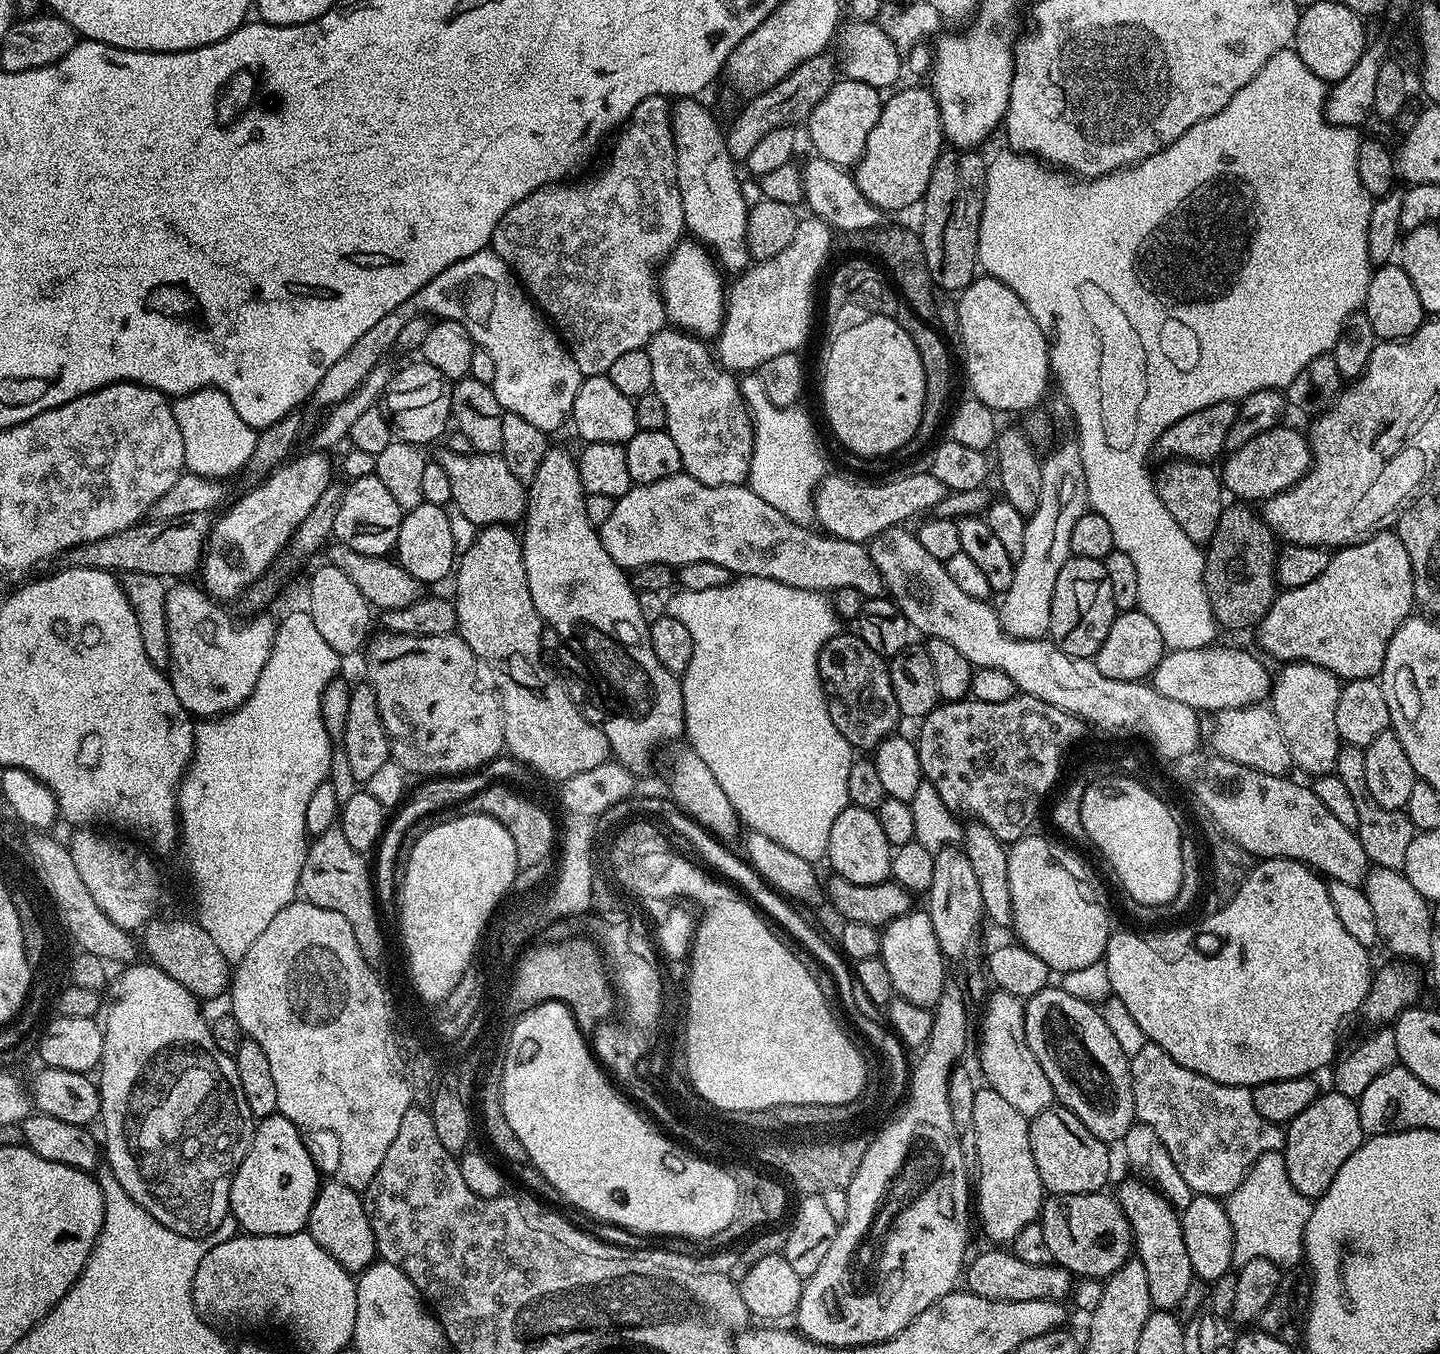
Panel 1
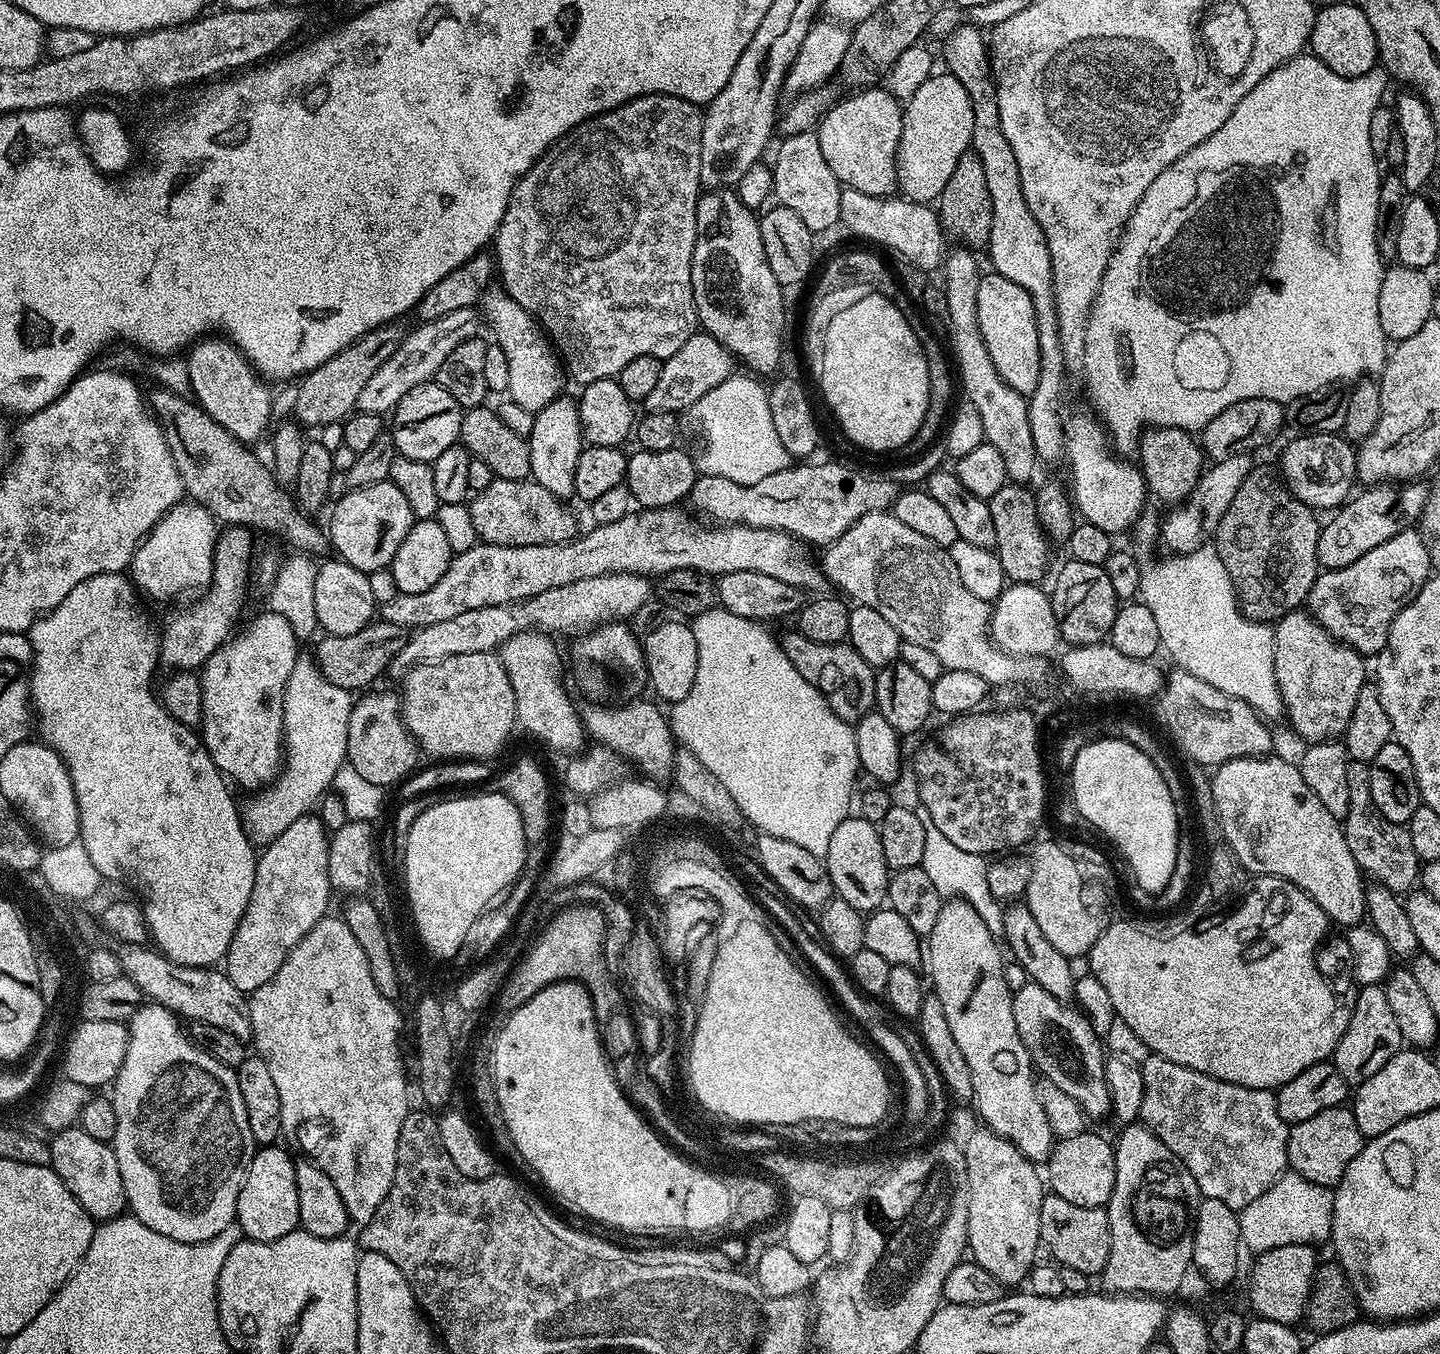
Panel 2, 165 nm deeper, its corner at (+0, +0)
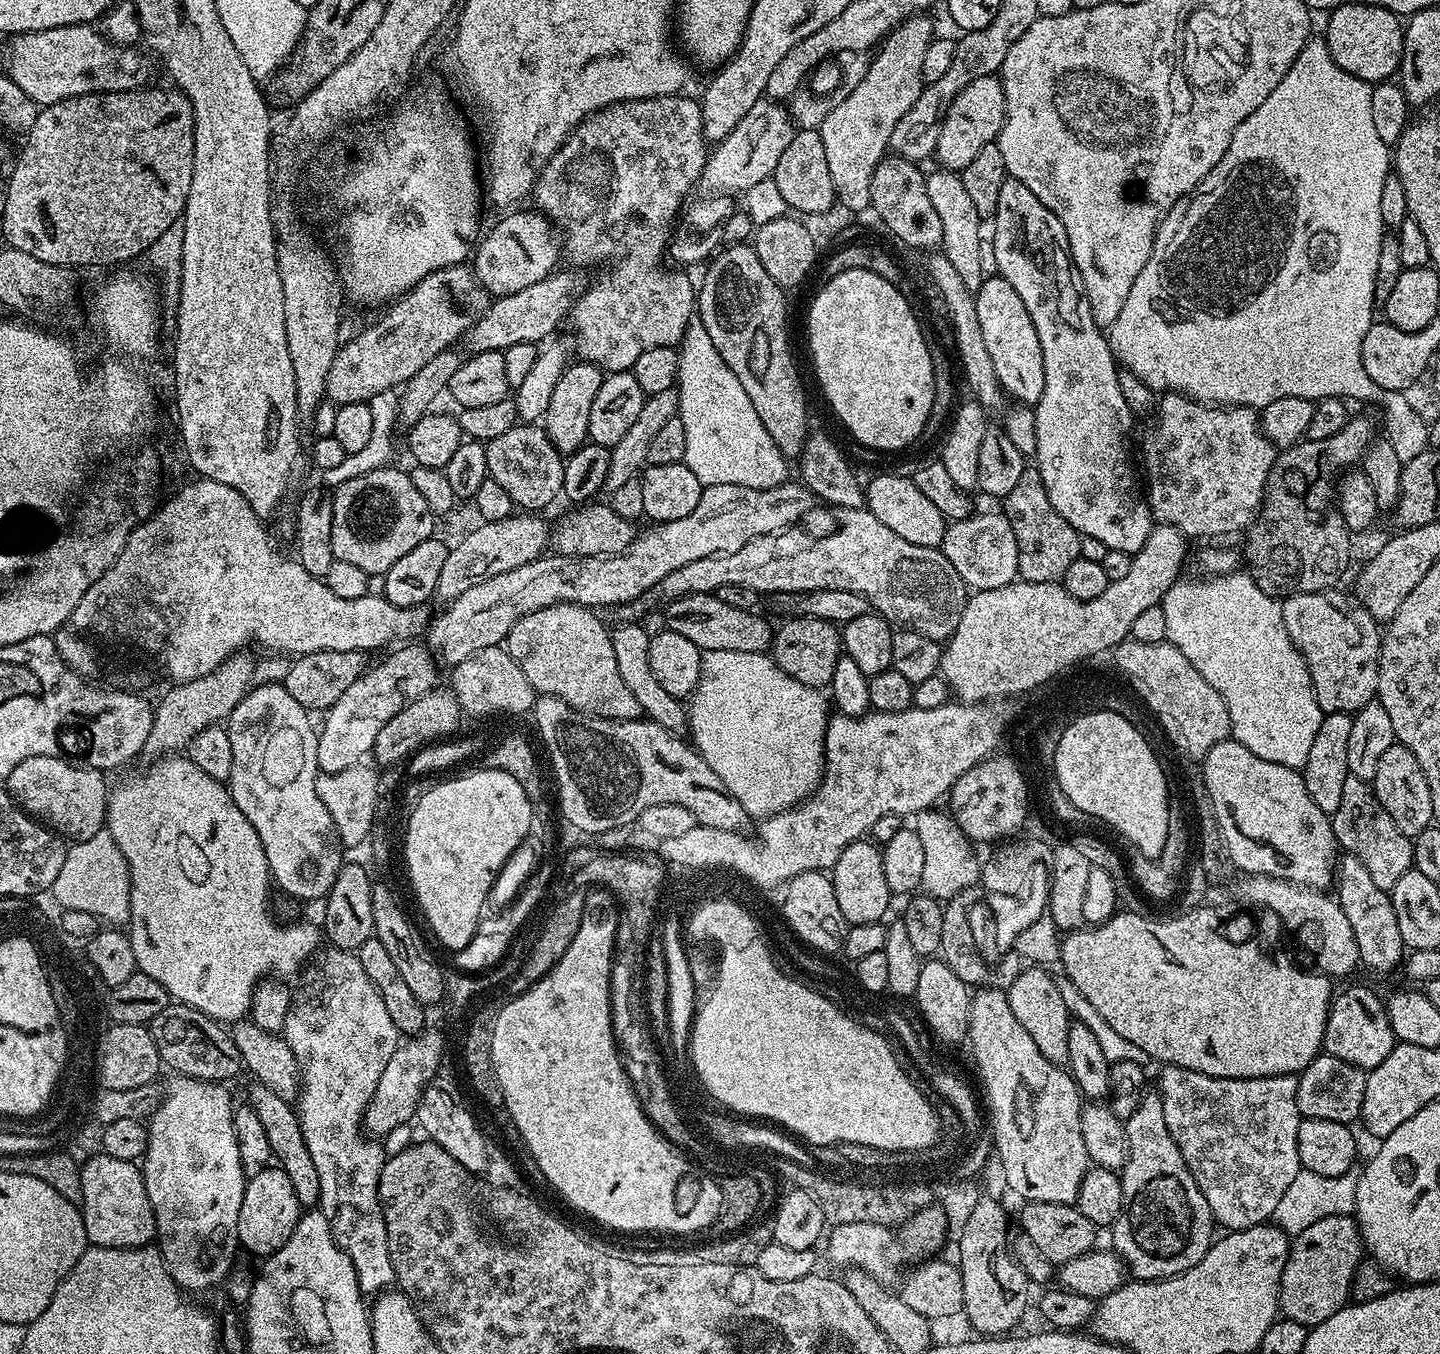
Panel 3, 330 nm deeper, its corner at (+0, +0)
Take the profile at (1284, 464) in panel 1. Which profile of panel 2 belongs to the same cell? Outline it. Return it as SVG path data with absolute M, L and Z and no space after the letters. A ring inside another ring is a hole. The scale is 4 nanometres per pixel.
M1331 432L1330 434L1300 434L1284 448L1284 453L1280 456L1279 475L1292 492L1305 506L1313 510L1328 508L1335 510L1345 503L1353 495L1352 483L1357 483L1356 475L1356 454L1357 449L1352 448L1343 440L1343 435Z

